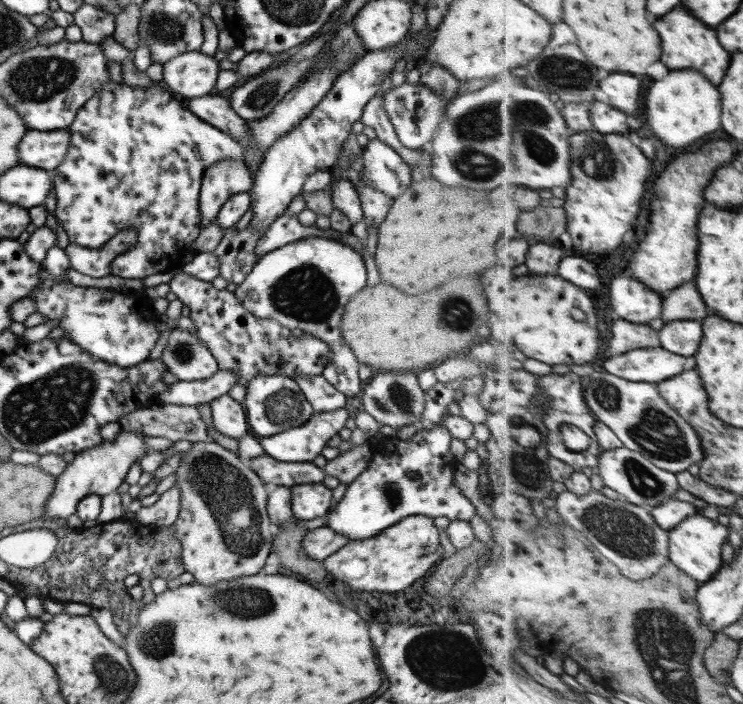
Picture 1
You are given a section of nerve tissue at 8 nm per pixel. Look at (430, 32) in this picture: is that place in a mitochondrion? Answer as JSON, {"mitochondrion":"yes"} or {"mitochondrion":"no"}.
{"mitochondrion":"no"}

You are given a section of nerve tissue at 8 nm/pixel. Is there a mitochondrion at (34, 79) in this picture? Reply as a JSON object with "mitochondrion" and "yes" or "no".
{"mitochondrion":"yes"}

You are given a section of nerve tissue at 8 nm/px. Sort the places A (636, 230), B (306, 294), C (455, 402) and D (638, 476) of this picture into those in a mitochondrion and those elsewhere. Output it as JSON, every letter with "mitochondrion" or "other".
{"A":"other","B":"mitochondrion","C":"other","D":"mitochondrion"}

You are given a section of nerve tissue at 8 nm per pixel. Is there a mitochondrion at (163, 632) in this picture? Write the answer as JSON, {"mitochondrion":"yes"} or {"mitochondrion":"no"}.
{"mitochondrion":"yes"}

